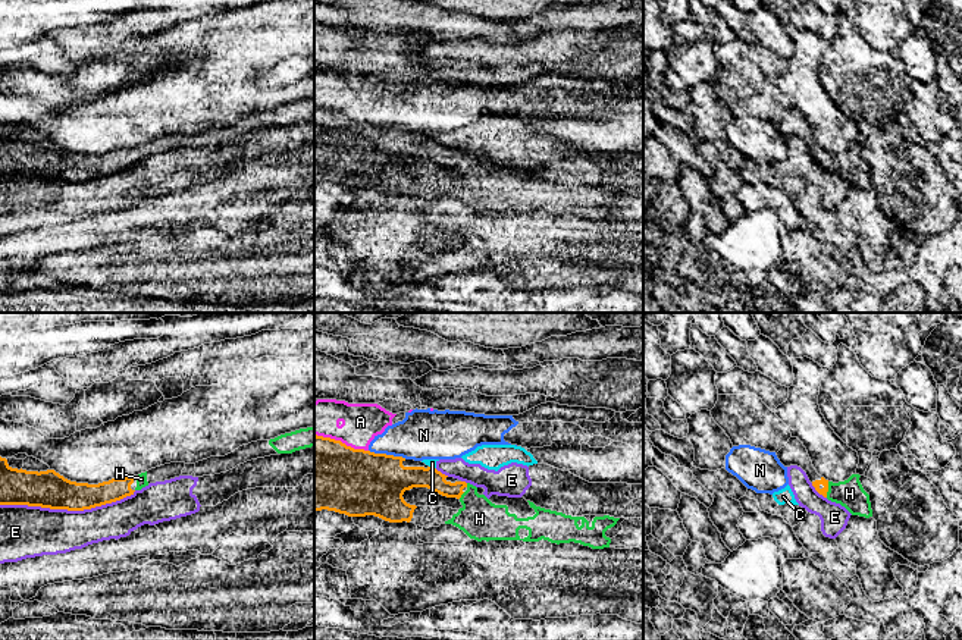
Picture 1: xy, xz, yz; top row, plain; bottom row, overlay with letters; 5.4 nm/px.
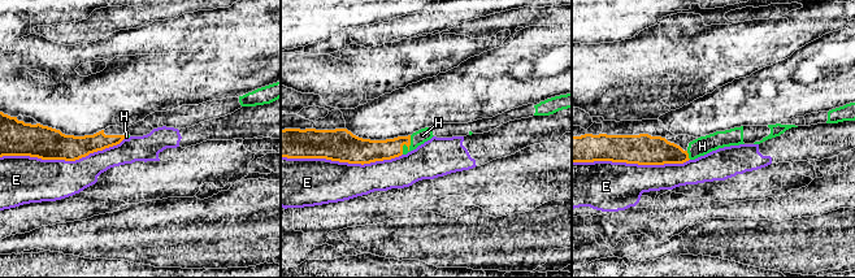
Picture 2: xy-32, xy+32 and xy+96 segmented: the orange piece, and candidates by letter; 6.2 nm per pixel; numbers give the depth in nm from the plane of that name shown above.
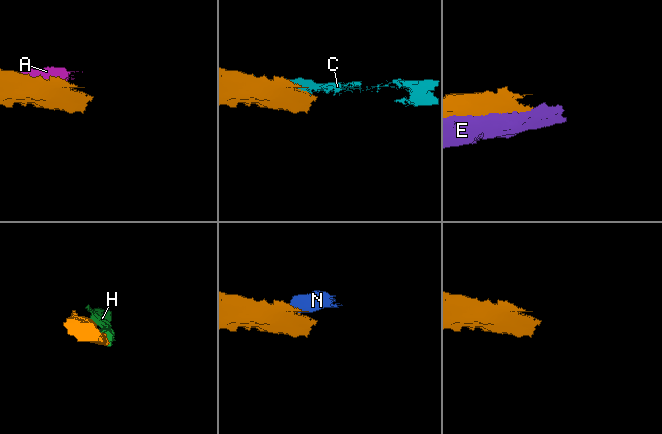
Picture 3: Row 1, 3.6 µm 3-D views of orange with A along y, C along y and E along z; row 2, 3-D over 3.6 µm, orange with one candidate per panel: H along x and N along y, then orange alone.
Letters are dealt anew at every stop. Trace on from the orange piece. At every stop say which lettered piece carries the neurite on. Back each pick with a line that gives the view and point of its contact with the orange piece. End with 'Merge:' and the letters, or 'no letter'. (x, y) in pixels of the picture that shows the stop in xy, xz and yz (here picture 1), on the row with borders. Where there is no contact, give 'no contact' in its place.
H: yz (827, 489)
Merge: H

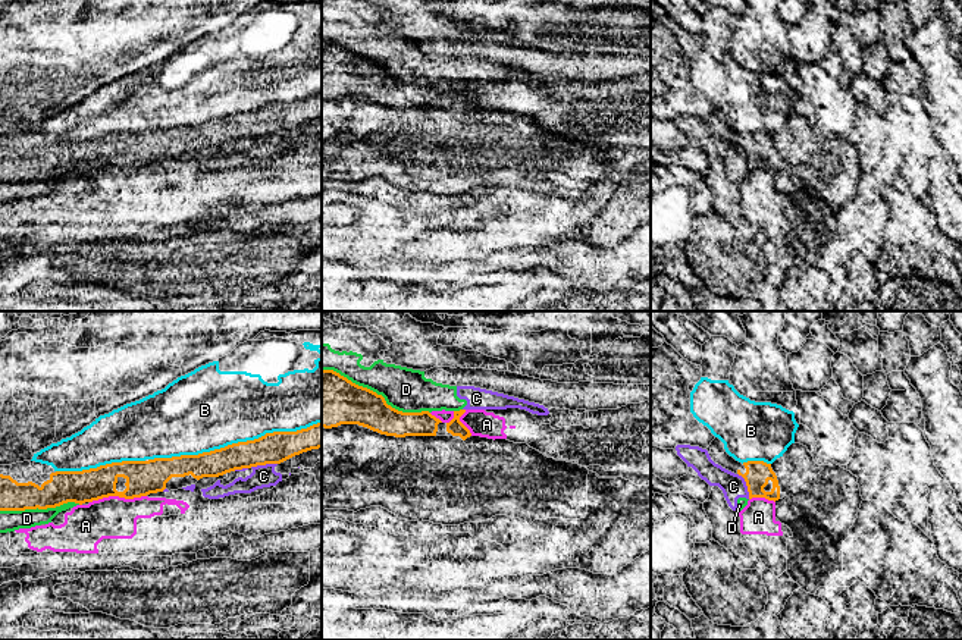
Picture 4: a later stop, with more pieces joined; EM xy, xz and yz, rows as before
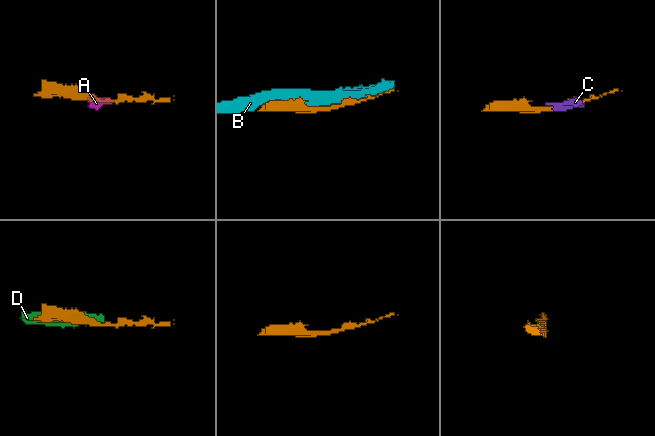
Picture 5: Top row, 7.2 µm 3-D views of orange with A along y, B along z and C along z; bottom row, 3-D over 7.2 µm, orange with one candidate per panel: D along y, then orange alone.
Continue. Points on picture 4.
Merge: no letter

